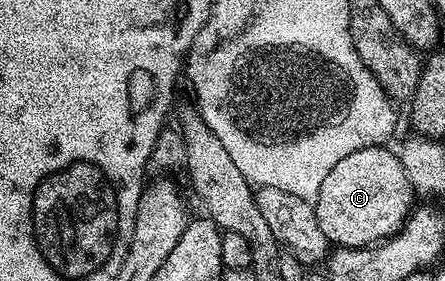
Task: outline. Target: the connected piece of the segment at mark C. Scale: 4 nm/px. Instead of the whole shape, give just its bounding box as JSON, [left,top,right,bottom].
[313,145,416,249]

